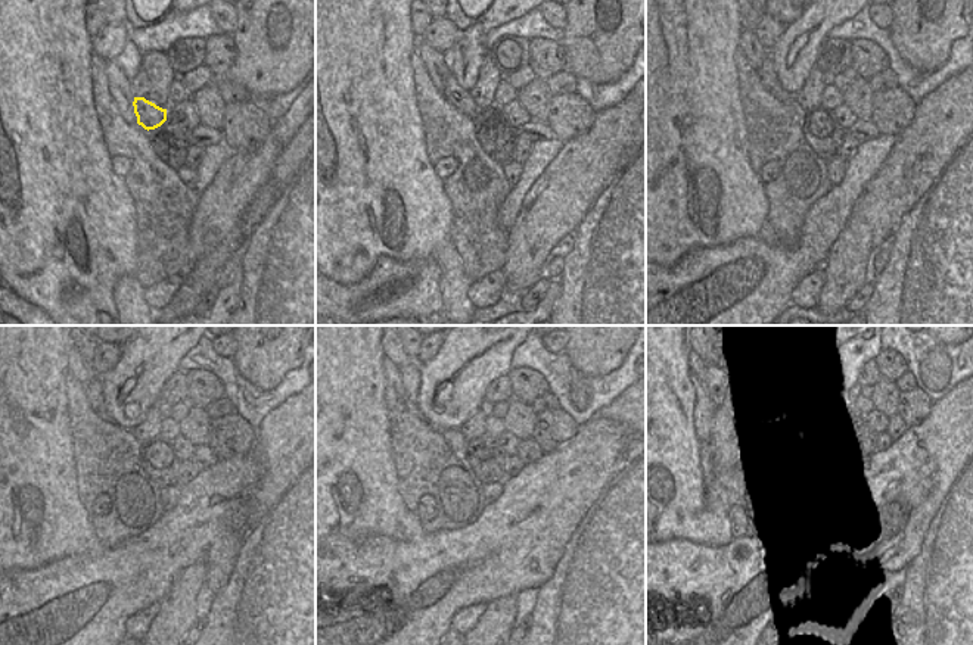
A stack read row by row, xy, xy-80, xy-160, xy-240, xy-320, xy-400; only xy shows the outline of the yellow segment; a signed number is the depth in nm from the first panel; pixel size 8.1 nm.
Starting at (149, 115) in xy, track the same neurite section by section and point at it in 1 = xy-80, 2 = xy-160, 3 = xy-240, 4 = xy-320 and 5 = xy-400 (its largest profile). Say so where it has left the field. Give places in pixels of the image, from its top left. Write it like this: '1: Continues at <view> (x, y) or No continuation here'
1: Continues at xy-80 (457, 96)
2: Continues at xy-160 (765, 71)
3: Continues at xy-240 (93, 389)
4: Continues at xy-320 (410, 374)
5: Continues at xy-400 (720, 396)

